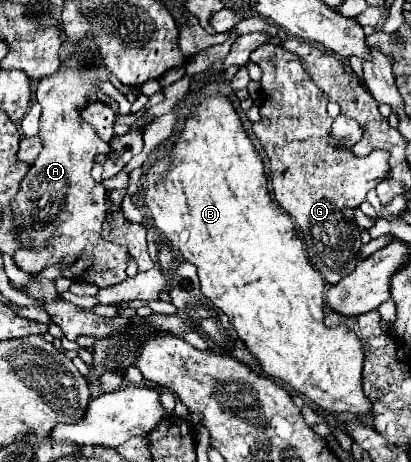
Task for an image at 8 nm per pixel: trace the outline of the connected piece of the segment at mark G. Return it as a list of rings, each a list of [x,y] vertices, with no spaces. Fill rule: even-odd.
[[[261,45],[251,53],[251,59],[263,69],[261,91],[263,101],[259,107],[261,121],[253,123],[253,135],[261,151],[269,159],[271,187],[277,203],[293,217],[299,227],[309,261],[317,265],[325,281],[331,285],[339,283],[357,265],[357,253],[361,249],[361,229],[355,223],[355,209],[365,201],[365,195],[375,189],[389,175],[389,151],[373,151],[367,157],[355,157],[349,149],[335,149],[329,143],[333,119],[327,113],[327,95],[311,81],[309,73],[303,69],[299,55],[285,51],[281,45]]]

